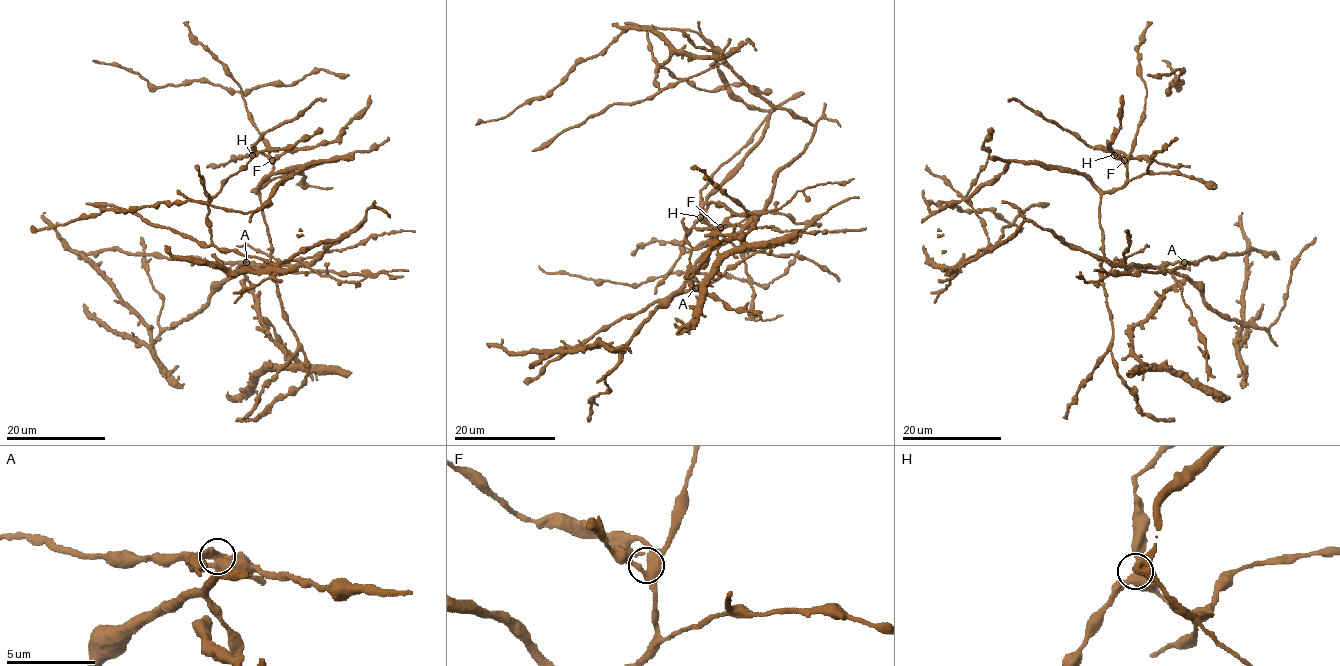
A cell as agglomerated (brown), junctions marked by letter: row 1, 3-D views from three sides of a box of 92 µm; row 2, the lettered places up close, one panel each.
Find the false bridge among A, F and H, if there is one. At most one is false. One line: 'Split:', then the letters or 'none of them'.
Split: A

